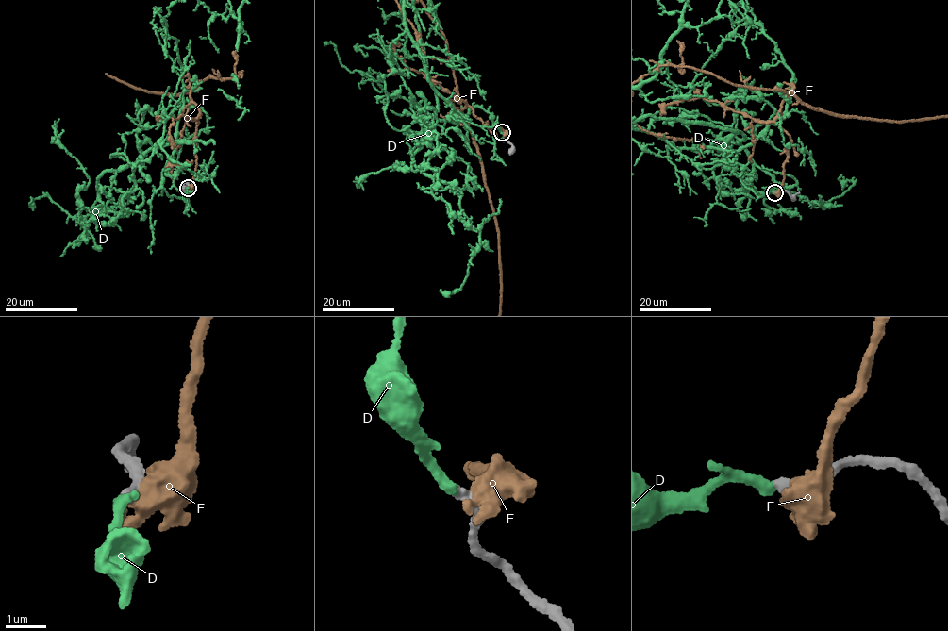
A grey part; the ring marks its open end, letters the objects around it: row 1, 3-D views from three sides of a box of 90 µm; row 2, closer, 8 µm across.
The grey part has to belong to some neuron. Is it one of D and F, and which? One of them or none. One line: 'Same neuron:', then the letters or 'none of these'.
Same neuron: none of these

